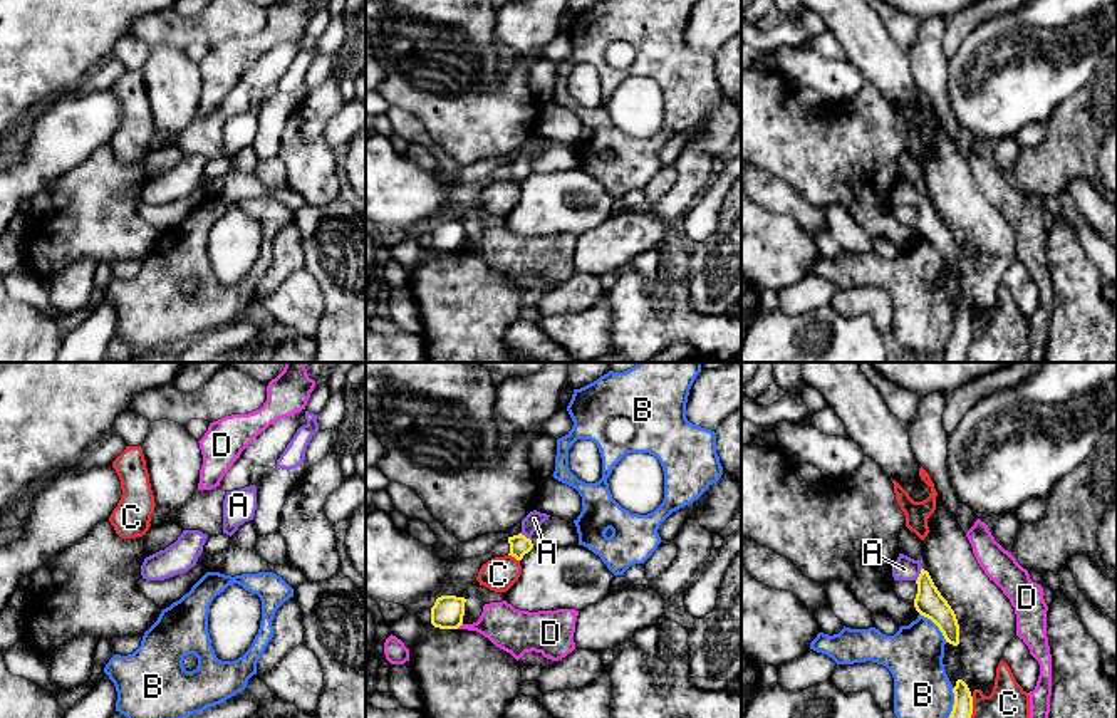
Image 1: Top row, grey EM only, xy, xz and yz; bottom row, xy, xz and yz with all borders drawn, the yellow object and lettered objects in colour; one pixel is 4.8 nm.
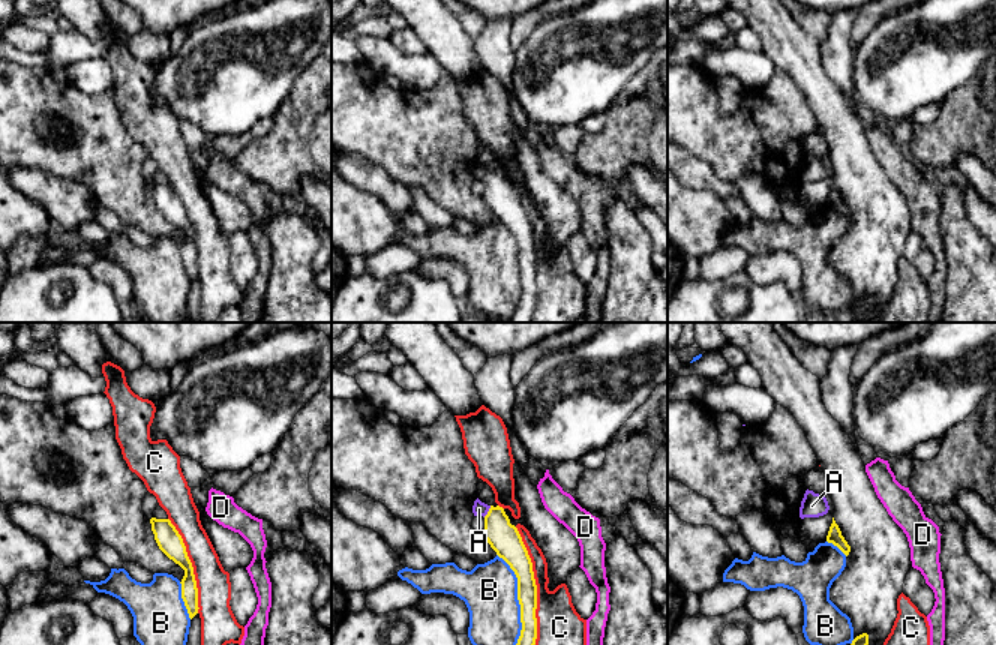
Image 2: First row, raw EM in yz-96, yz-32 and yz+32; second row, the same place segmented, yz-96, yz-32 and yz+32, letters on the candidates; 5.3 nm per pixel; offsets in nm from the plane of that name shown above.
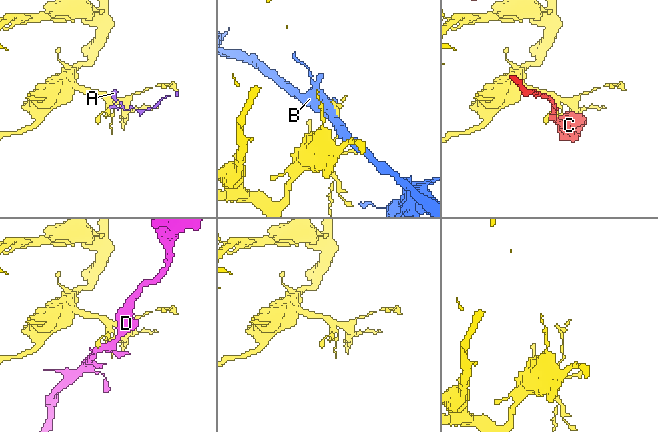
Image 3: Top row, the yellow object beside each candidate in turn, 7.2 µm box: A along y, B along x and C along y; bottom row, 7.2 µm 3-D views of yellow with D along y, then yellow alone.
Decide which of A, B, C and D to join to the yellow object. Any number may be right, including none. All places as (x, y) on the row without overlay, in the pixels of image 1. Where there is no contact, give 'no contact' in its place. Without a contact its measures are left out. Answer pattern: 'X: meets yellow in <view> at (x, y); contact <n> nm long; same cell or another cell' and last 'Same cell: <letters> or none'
A: meets yellow in yz at (919, 198); contact 80 nm long; same cell
B: meets yellow in yz at (953, 332); contact 200 nm long; another cell
C: meets yellow in xz at (514, 180); contact 70 nm long; another cell
D: meets yellow in xz at (458, 250); contact 40 nm long; another cell
Same cell: A

